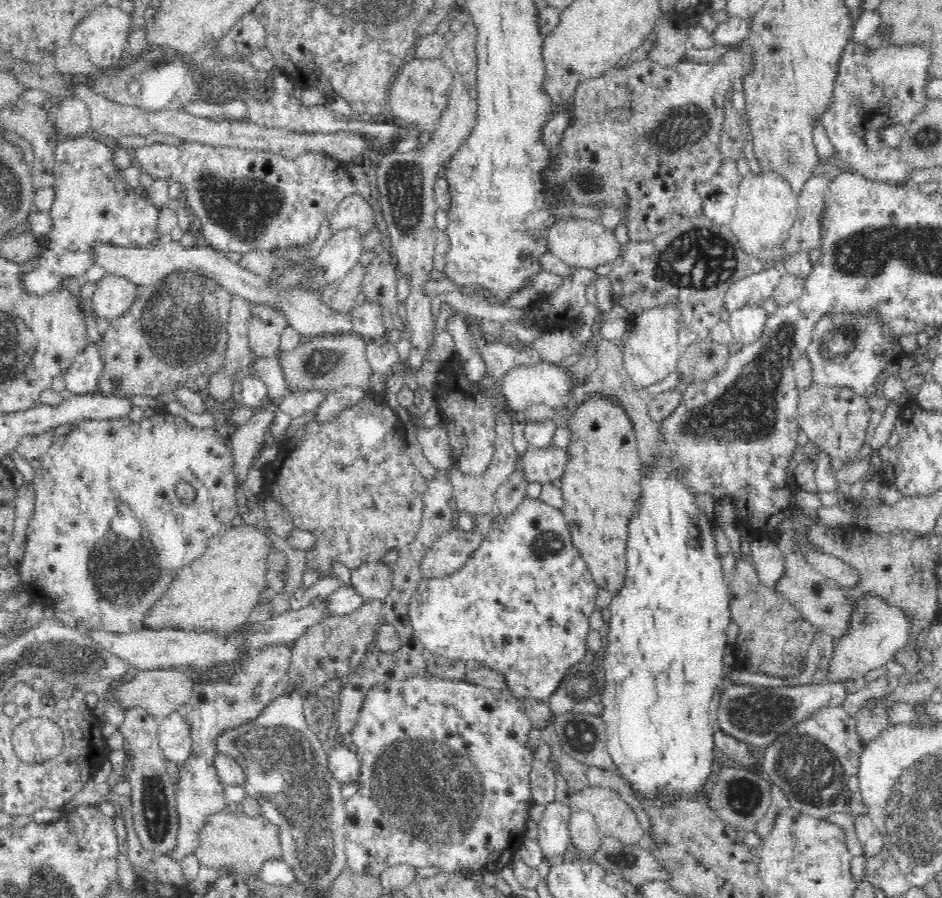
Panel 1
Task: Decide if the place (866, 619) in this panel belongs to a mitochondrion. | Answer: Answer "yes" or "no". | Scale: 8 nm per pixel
yes

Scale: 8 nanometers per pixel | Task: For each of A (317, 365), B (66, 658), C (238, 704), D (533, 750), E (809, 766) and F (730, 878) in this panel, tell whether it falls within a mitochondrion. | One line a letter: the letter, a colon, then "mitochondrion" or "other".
A: mitochondrion
B: mitochondrion
C: mitochondrion
D: other
E: mitochondrion
F: other

